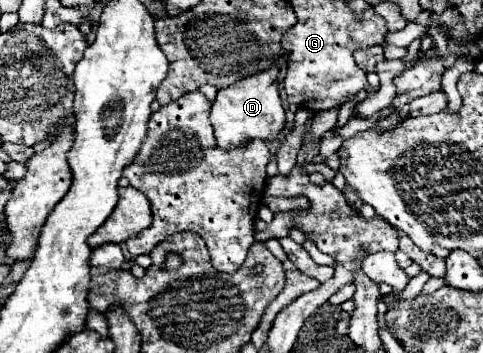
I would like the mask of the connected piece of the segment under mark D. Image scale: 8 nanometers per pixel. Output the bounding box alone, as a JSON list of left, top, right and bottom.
[210,67,284,149]

